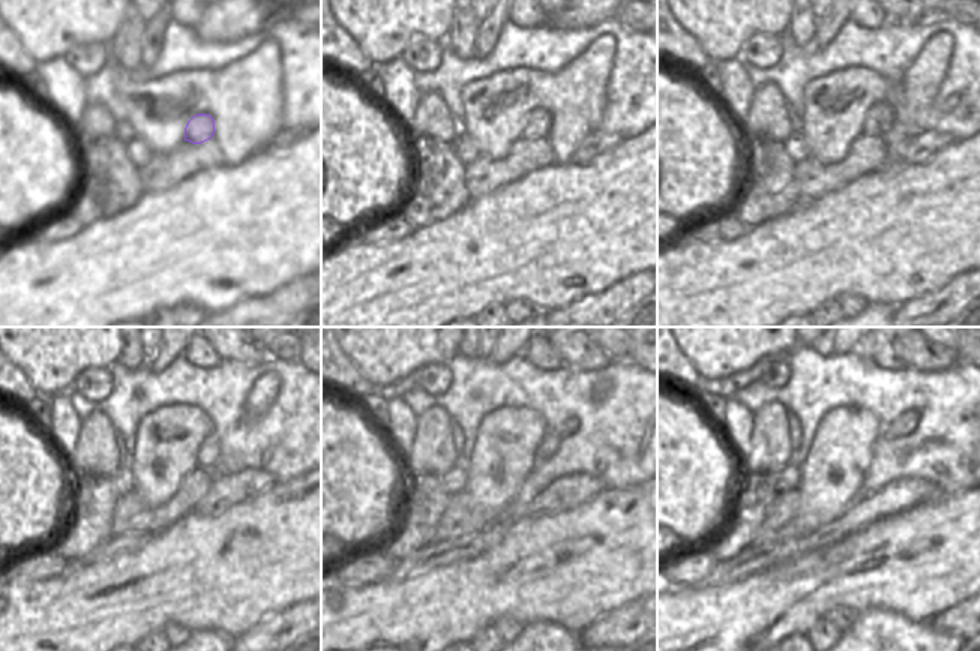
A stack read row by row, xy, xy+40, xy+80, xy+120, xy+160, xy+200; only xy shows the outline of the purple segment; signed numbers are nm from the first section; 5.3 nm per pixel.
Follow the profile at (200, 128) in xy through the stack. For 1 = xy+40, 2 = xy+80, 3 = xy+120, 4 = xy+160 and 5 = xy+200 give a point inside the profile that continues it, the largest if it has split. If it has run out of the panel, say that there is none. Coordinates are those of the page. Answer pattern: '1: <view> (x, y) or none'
1: xy+40 (538, 125)
2: xy+80 (878, 120)
3: xy+120 (207, 455)
4: xy+160 (550, 443)
5: xy+200 (905, 423)

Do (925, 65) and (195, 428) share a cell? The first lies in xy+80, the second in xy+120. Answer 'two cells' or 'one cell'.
one cell

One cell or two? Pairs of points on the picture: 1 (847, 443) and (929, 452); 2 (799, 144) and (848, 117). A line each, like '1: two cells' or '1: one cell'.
1: two cells
2: two cells

